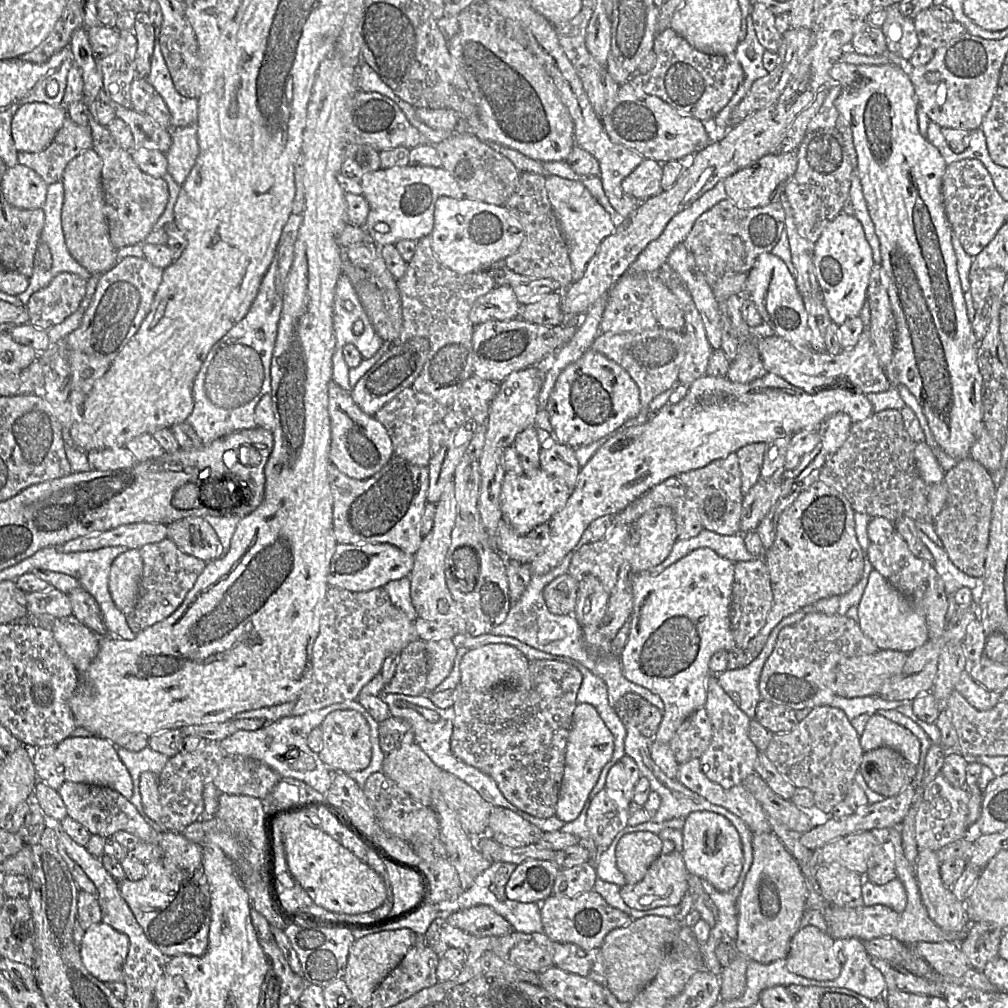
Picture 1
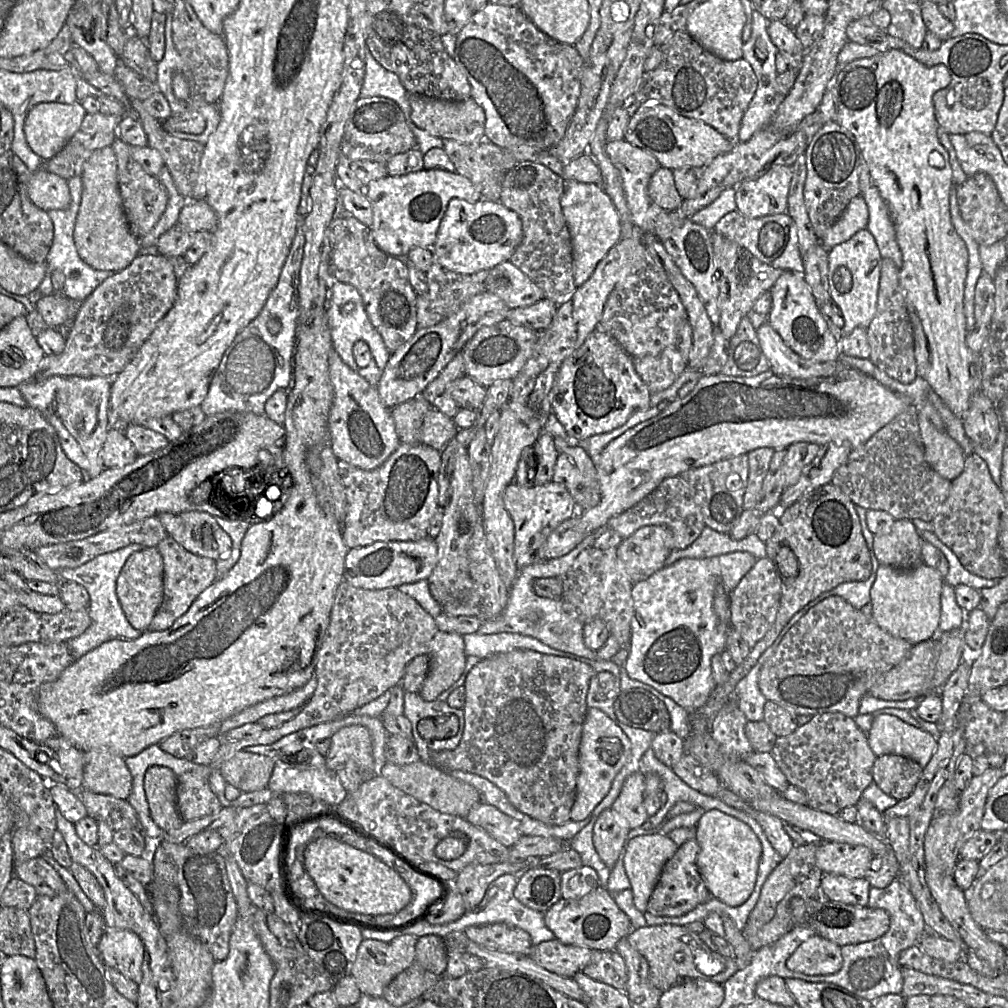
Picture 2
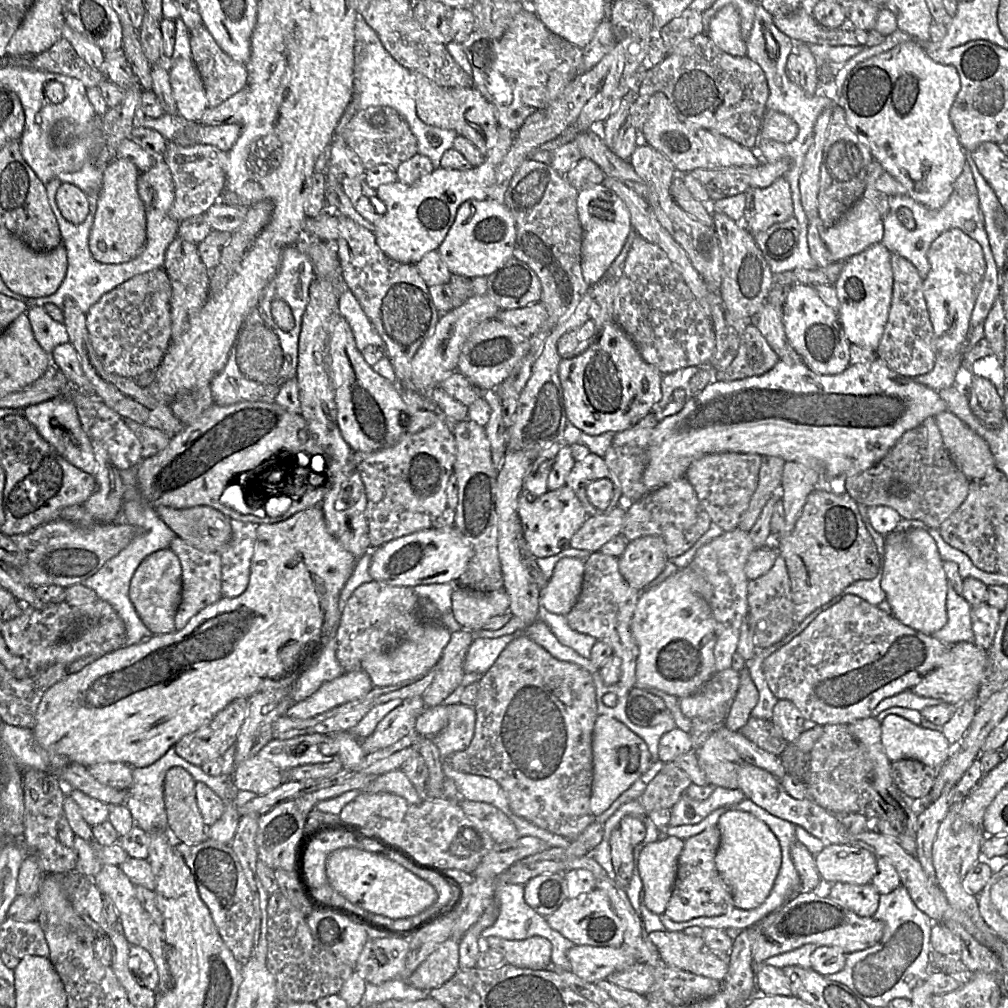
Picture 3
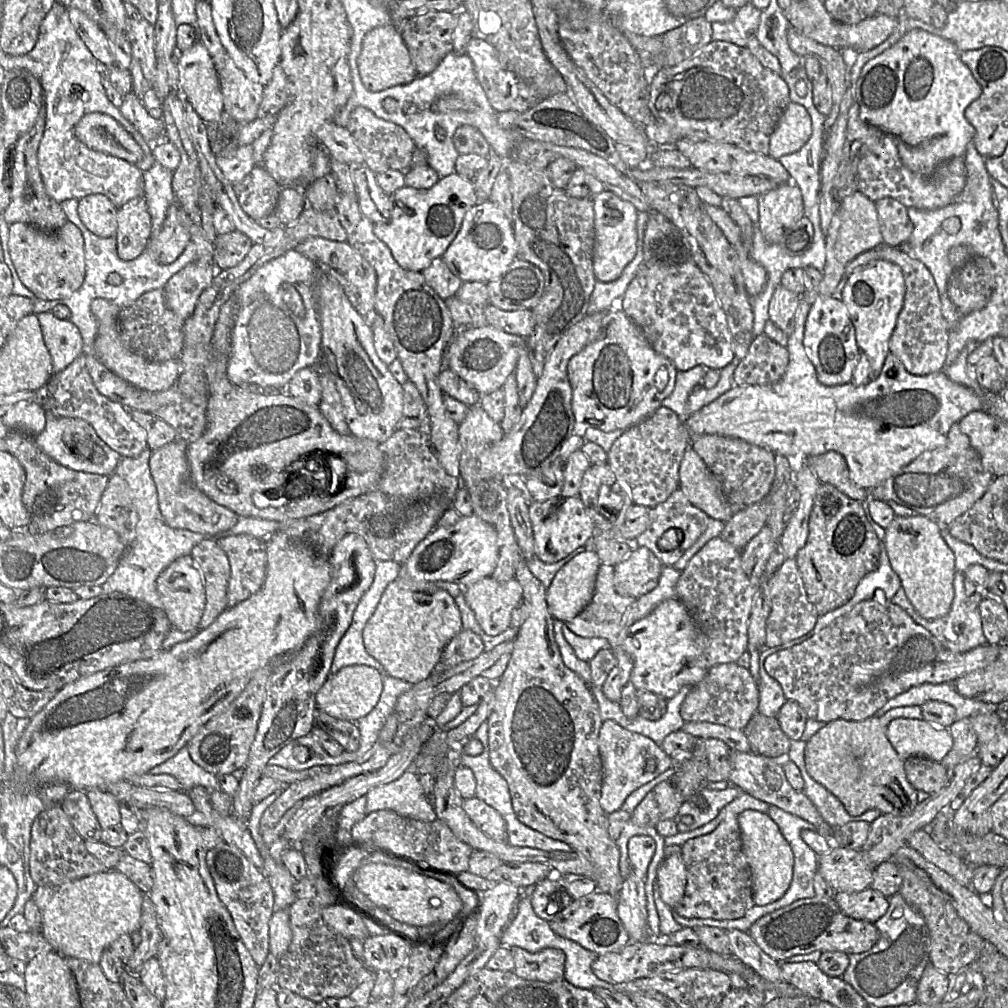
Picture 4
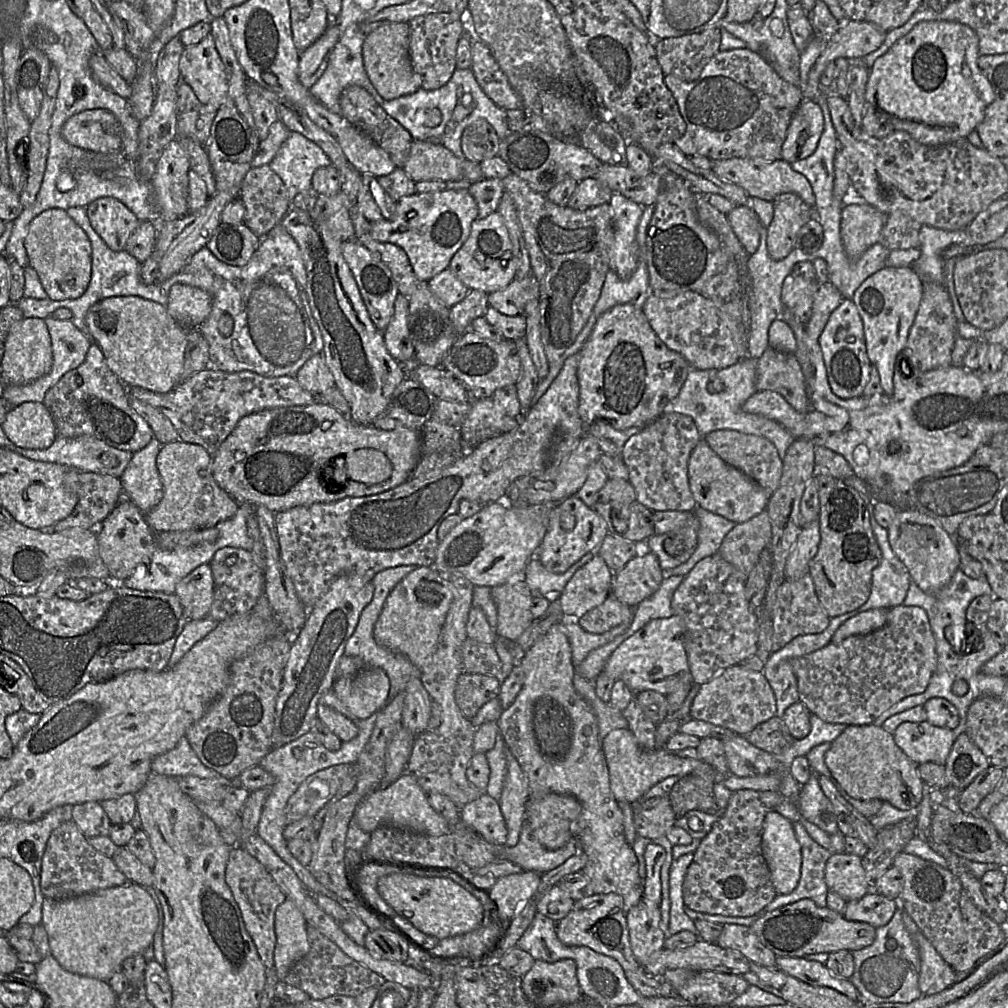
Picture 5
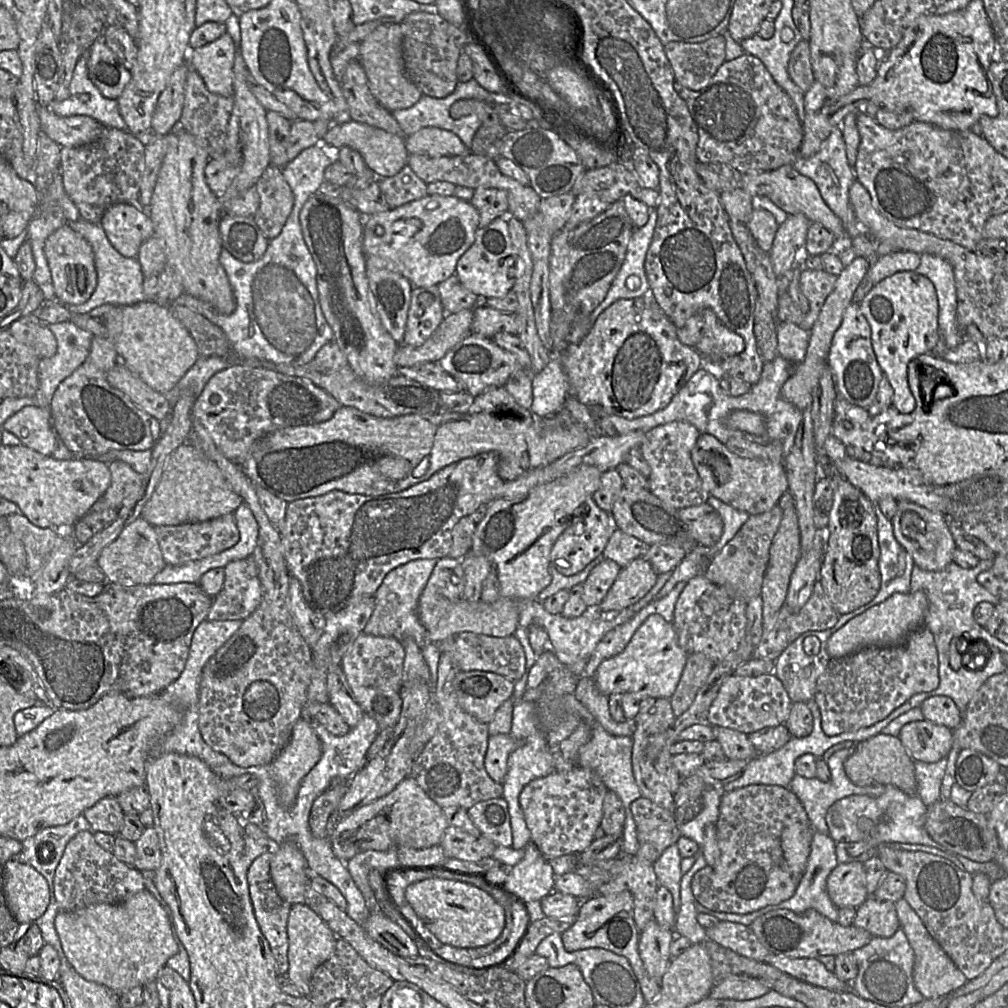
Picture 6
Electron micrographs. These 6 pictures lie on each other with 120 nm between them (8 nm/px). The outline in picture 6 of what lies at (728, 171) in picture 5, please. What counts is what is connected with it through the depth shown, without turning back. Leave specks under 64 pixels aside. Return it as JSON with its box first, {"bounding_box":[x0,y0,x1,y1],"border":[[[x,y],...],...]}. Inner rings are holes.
{"bounding_box":[737,165,847,238],"border":[[[783,165],[771,171],[741,173],[737,186],[752,197],[762,196],[770,199],[788,215],[804,215],[811,223],[820,224],[829,230],[835,238],[847,236],[842,221],[825,203],[816,184],[796,171],[792,165]]]}

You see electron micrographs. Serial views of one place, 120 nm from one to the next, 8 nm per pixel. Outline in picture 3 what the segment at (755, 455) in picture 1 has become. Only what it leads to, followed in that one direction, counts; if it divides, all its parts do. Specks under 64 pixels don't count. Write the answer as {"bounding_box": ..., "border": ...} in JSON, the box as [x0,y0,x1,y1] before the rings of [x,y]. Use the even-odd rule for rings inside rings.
{"bounding_box":[737,456,785,532],"border":[[[762,456],[758,485],[741,516],[737,528],[750,532],[767,501],[778,493],[785,460],[778,456]]]}

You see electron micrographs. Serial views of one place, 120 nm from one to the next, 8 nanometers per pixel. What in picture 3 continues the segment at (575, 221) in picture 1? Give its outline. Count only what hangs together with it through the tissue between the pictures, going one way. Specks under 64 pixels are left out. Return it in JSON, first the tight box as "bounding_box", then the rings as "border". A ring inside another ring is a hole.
{"bounding_box":[577,184,632,285],"border":[[[603,184],[578,191],[577,211],[583,228],[582,273],[585,281],[593,285],[604,278],[621,253],[632,230],[631,215],[624,201]]]}

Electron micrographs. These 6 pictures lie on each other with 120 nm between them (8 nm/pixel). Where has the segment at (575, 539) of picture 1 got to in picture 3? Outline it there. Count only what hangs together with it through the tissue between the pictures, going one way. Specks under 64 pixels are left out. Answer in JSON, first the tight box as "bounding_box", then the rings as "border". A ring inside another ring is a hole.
{"bounding_box":[642,356,947,495],"border":[[[876,356],[874,361],[864,364],[849,365],[842,373],[835,375],[821,375],[813,372],[804,362],[789,365],[781,360],[768,372],[759,376],[752,376],[738,380],[715,380],[706,385],[701,391],[685,399],[683,408],[676,414],[663,417],[655,427],[649,445],[649,462],[644,470],[642,484],[647,492],[645,495],[657,490],[668,482],[684,477],[687,468],[697,459],[712,453],[738,452],[752,453],[761,456],[773,455],[785,461],[796,461],[822,471],[826,476],[846,477],[854,476],[871,468],[878,463],[888,451],[896,444],[901,436],[908,430],[920,425],[925,419],[935,417],[937,414],[947,411],[945,401],[935,391],[912,379],[902,376],[891,370],[885,362]]]}

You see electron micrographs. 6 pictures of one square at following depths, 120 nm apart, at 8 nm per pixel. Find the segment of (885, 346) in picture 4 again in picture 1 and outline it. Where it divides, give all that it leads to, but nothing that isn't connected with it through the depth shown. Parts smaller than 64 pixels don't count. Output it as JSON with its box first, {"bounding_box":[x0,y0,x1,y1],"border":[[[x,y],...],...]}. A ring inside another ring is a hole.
{"bounding_box":[813,212,874,325],"border":[[[841,212],[823,230],[814,243],[813,266],[824,305],[832,322],[841,325],[851,317],[859,316],[867,301],[867,288],[870,274],[874,265],[873,253],[868,243],[861,222],[853,215]]]}

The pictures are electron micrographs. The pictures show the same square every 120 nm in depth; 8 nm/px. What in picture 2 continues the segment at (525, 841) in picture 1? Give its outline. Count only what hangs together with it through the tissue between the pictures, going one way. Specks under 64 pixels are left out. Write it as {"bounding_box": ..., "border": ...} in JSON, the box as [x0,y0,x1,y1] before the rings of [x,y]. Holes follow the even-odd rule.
{"bounding_box":[466,803,523,848],"border":[[[488,803],[476,805],[466,819],[509,848],[523,836],[516,819]]]}

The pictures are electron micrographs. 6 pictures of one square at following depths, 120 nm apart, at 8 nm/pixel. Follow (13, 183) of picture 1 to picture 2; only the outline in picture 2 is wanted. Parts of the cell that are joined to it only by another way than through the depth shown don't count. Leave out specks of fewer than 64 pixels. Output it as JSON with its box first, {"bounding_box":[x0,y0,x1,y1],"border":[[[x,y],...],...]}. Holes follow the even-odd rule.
{"bounding_box":[28,169,71,209],"border":[[[39,169],[33,172],[28,182],[28,196],[40,209],[67,209],[71,202],[68,180]]]}

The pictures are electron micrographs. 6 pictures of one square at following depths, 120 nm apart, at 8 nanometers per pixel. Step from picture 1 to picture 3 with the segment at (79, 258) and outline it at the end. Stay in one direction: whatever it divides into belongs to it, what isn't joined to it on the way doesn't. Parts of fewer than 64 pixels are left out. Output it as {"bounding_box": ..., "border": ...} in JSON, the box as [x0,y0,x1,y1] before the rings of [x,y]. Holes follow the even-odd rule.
{"bounding_box":[89,157,146,264],"border":[[[115,157],[103,168],[103,180],[89,234],[89,249],[95,260],[120,264],[139,255],[146,240],[146,210],[137,190],[141,172],[129,160]]]}

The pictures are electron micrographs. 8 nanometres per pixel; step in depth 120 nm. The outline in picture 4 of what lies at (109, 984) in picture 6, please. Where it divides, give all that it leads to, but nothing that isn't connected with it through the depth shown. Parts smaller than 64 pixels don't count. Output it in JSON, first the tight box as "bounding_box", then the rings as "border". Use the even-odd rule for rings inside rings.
{"bounding_box":[33,870,144,964],"border":[[[116,870],[92,874],[60,886],[39,885],[33,900],[42,916],[42,934],[64,957],[99,964],[103,951],[121,935],[138,931],[144,893]]]}

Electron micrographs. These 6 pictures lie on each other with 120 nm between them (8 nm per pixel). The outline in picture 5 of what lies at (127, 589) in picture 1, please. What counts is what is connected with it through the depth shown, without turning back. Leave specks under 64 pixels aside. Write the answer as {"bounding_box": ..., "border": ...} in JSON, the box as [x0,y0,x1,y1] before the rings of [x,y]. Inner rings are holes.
{"bounding_box":[174,564,214,621],"border":[[[202,564],[177,583],[174,593],[189,621],[208,616],[214,598],[214,580],[209,564]]]}

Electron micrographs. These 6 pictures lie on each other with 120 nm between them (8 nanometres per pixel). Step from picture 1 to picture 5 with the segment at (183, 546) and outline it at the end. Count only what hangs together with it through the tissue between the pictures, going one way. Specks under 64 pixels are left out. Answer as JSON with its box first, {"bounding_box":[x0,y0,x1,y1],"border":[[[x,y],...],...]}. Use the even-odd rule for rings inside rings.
{"bounding_box":[144,440,240,532],"border":[[[177,440],[161,446],[156,466],[163,484],[163,498],[144,519],[155,532],[201,530],[234,516],[240,504],[224,491],[212,474],[212,455],[201,445]]]}

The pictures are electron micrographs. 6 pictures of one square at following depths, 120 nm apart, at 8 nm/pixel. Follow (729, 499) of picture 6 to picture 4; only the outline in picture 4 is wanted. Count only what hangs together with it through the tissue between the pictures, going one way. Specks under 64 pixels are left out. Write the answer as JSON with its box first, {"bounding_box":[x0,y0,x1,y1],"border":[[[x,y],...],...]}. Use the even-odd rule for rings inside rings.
{"bounding_box":[679,447,734,523],"border":[[[691,447],[686,449],[679,466],[679,488],[692,505],[711,519],[726,523],[734,515],[719,480]]]}

